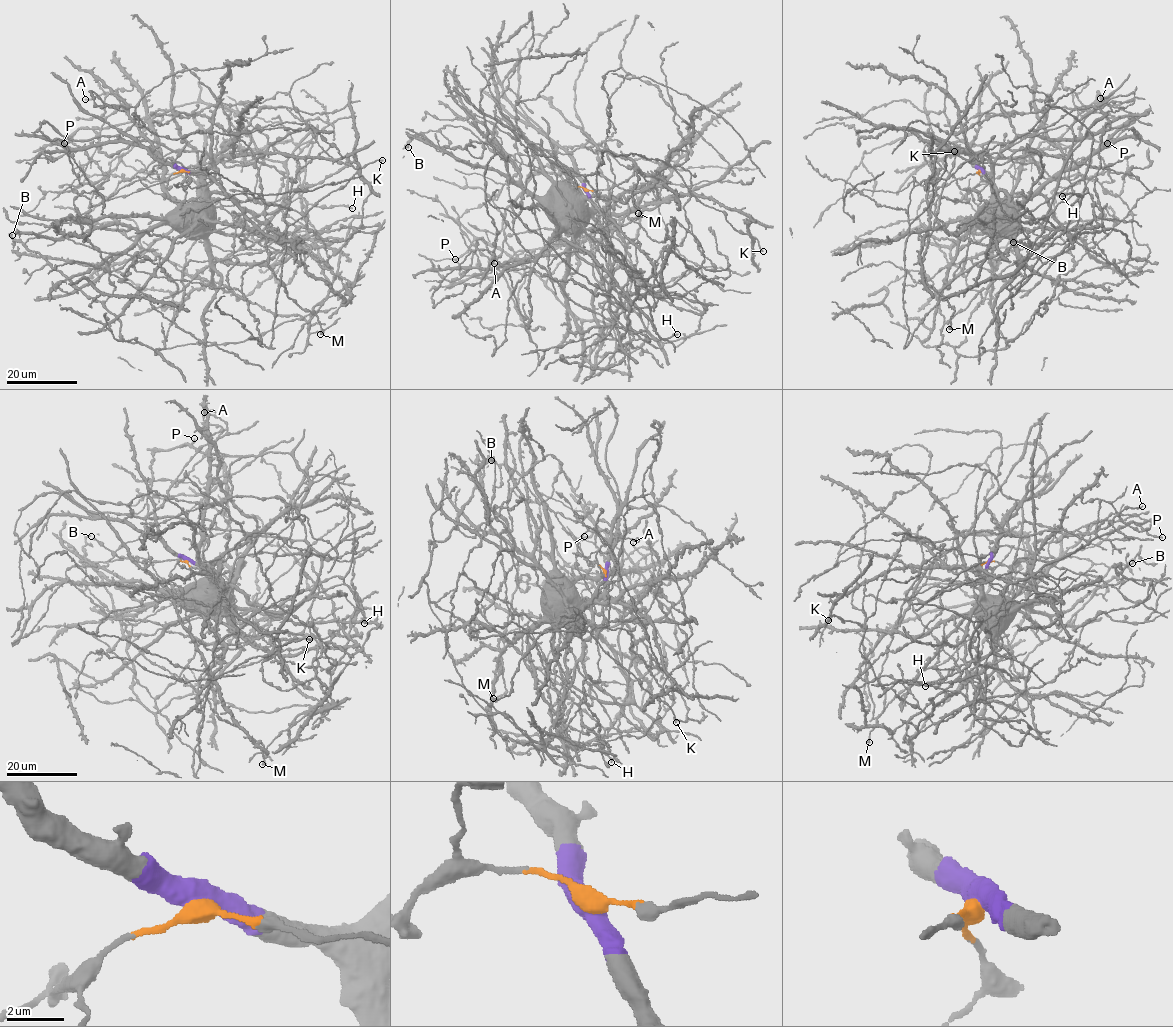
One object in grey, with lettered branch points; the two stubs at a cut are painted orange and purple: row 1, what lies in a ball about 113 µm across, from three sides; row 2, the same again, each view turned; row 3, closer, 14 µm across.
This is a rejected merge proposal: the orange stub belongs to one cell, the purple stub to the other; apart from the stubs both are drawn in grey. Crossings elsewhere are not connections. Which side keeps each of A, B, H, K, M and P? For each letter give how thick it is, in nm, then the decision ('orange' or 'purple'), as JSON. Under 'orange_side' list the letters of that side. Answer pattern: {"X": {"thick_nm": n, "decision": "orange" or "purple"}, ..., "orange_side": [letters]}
{"A": {"thick_nm": 200, "decision": "purple"}, "B": {"thick_nm": 190, "decision": "orange"}, "H": {"thick_nm": 220, "decision": "purple"}, "K": {"thick_nm": 200, "decision": "orange"}, "M": {"thick_nm": 320, "decision": "orange"}, "P": {"thick_nm": 200, "decision": "purple"}, "orange_side": ["B", "K", "M"]}

